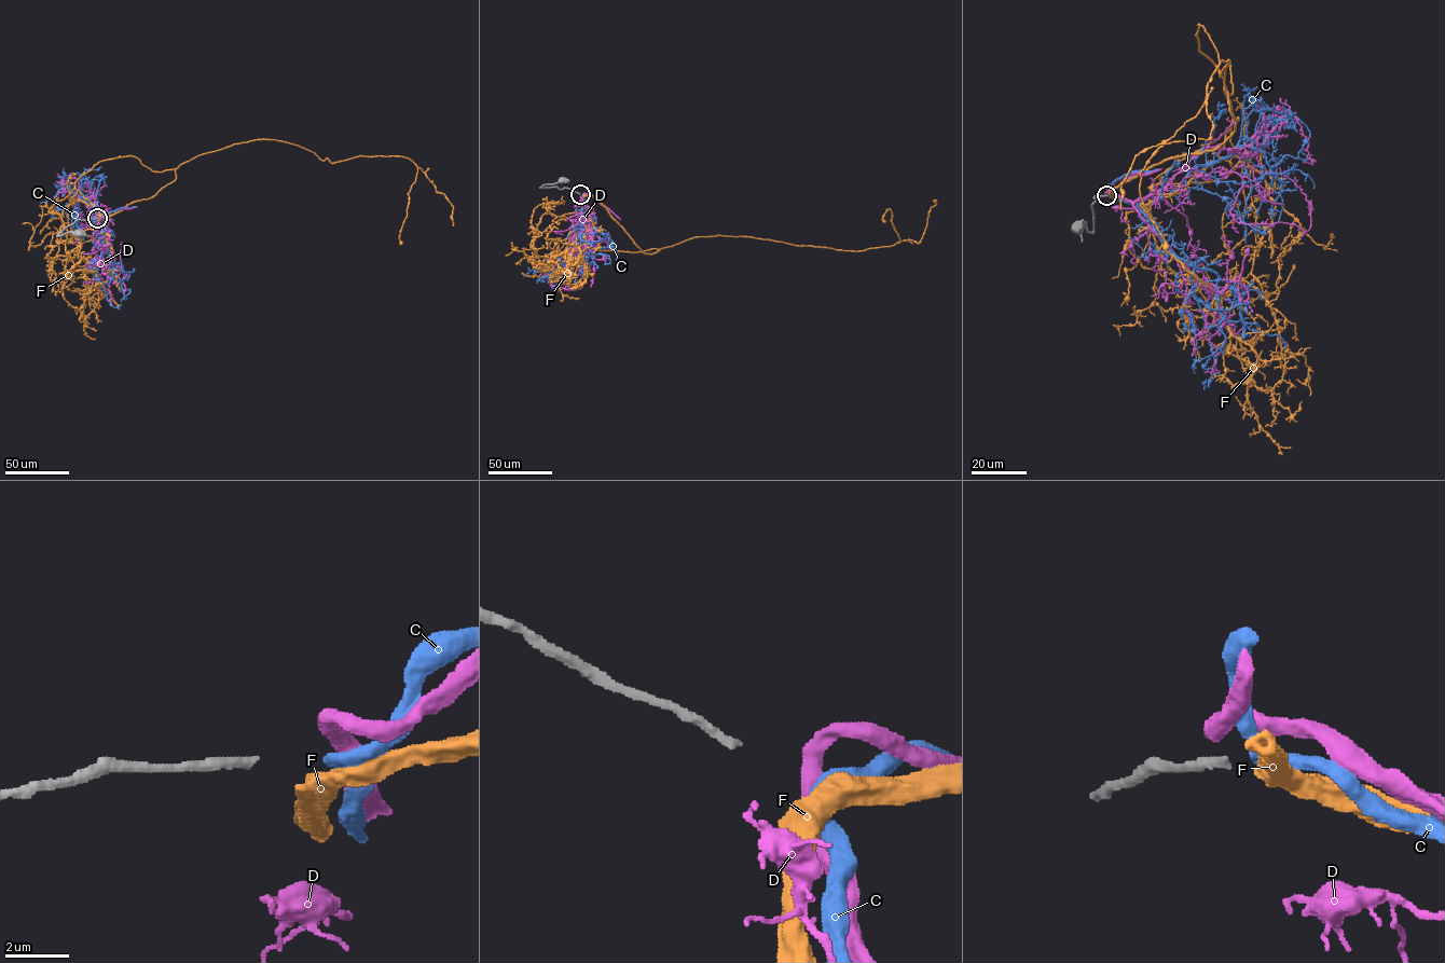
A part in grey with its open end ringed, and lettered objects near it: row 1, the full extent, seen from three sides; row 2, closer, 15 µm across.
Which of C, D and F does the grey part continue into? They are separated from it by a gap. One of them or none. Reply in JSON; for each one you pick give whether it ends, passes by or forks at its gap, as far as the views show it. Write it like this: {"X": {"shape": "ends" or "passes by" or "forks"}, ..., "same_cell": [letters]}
{"F": {"shape": "passes by"}, "same_cell": ["F"]}

